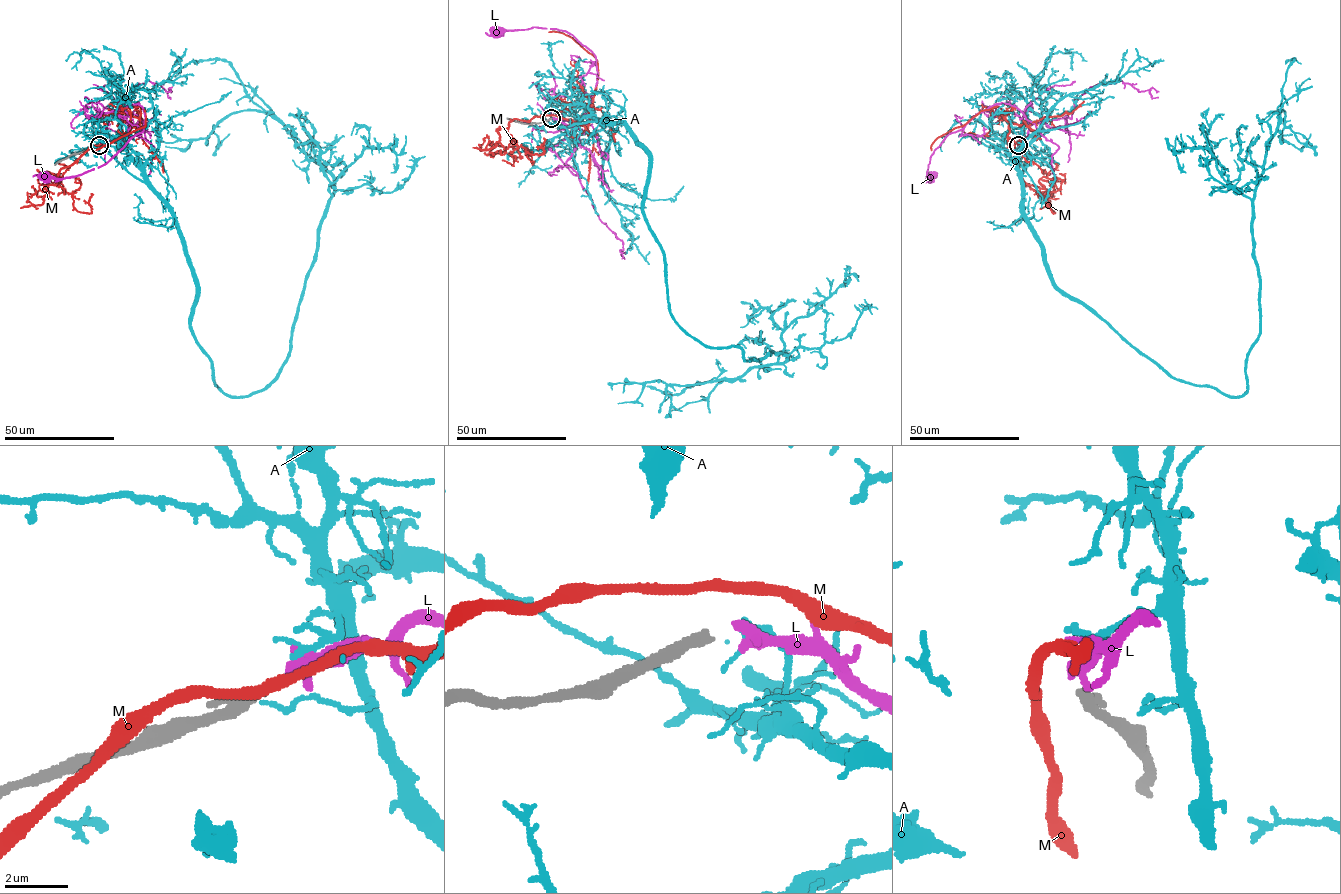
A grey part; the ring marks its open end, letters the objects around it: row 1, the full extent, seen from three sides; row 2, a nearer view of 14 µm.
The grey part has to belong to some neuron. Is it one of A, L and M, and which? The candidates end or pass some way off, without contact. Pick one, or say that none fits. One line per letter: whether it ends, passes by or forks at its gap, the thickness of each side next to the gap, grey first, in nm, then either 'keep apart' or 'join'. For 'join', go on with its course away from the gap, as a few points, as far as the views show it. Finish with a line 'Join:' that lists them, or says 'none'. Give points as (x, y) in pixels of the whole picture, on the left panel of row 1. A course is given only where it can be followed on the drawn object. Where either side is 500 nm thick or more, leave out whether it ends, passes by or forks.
A: it passes by; 360 nm thick on the grey side, 170 nm on the other; keep apart
L: it passes by; 360 nm thick on the grey side, 260 nm on the other; join; it runs (100, 144), (122, 137), (138, 103), (142, 132), (107, 162), (75, 176), (45, 175)
M: it passes by; 360 nm thick on the grey side, 320 nm on the other; keep apart
Join: L

